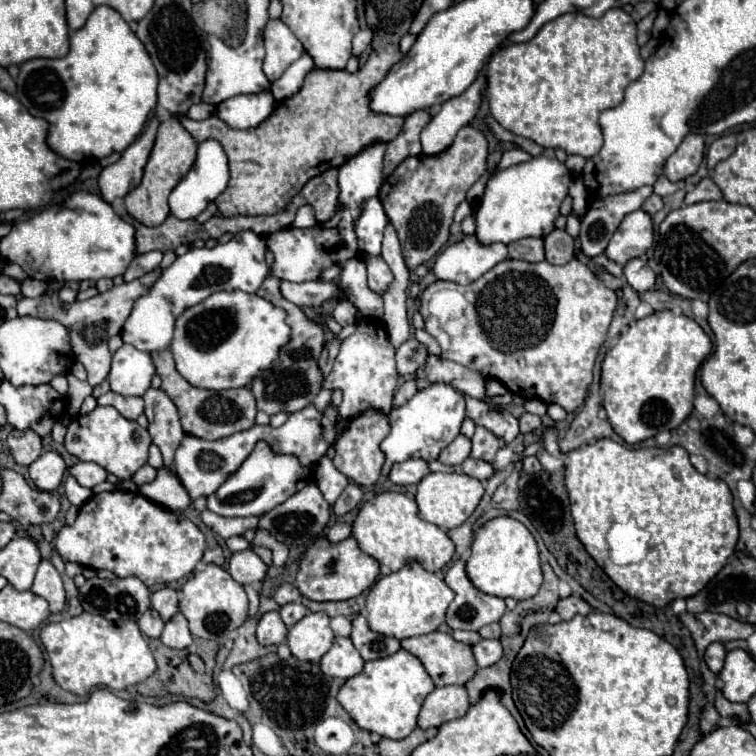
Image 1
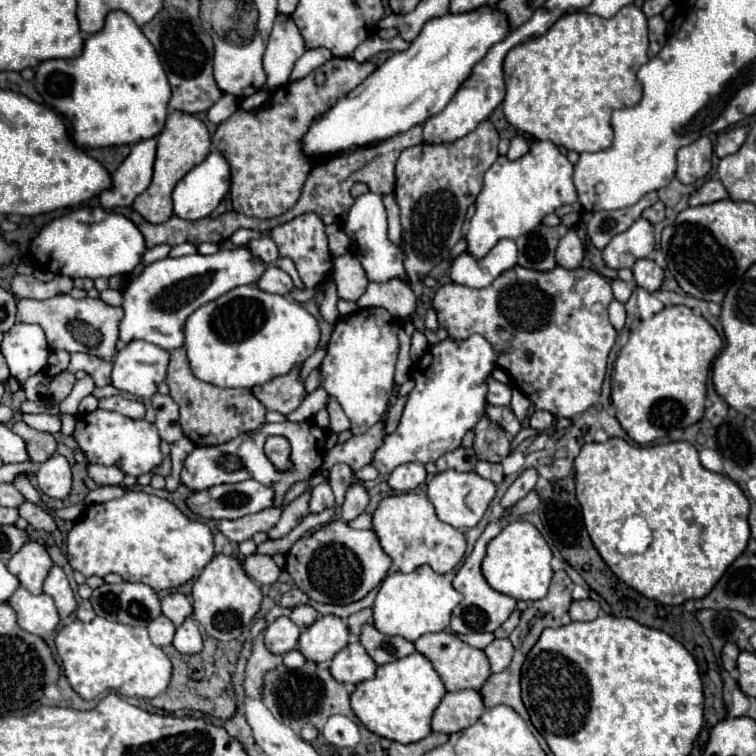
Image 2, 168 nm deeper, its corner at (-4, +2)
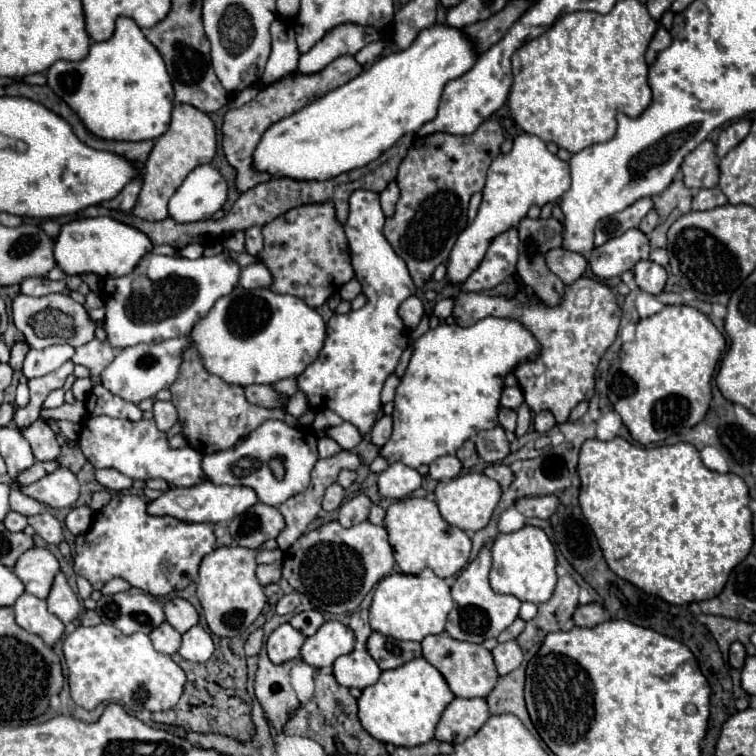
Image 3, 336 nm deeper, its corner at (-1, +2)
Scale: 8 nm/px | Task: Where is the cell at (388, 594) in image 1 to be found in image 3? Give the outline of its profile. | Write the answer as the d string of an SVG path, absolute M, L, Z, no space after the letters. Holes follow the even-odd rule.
M424 569L420 575L392 573L384 577L370 605L370 627L386 637L402 641L422 641L426 635L438 635L444 631L446 617L452 609L451 583L454 579L434 575L430 569Z

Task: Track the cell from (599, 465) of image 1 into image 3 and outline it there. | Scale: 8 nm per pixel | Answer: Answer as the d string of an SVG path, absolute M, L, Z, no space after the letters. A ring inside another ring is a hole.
M616 437L612 441L598 441L598 439L588 439L582 449L580 449L580 461L578 461L578 475L580 475L580 507L582 513L586 517L586 521L590 523L590 529L596 535L596 541L604 553L604 559L608 563L608 567L622 579L630 581L632 585L636 585L638 589L642 589L648 595L656 595L672 605L684 605L684 603L692 603L692 601L704 601L704 599L712 599L716 597L730 571L748 555L750 547L752 547L752 511L748 507L750 497L748 497L748 487L742 479L738 479L738 475L734 473L716 473L710 471L702 465L700 461L700 453L694 445L690 443L676 443L676 445L664 445L664 447L638 447L628 443L622 437Z

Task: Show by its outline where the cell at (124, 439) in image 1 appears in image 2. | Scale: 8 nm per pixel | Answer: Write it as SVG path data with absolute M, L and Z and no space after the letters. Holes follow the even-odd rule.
M97 409L89 415L81 415L75 427L75 441L79 449L85 453L89 463L117 465L125 475L133 475L133 477L149 473L151 469L159 467L163 461L163 455L159 449L161 439L159 439L157 427L145 419L135 421L115 411Z

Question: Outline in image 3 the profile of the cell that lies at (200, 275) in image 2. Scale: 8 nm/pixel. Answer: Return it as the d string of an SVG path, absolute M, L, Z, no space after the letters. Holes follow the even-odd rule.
M228 251L194 261L148 253L130 275L104 279L104 331L108 333L108 341L116 349L124 349L138 343L162 343L188 335L192 325L212 309L216 299L228 295L238 285L238 279L240 265Z

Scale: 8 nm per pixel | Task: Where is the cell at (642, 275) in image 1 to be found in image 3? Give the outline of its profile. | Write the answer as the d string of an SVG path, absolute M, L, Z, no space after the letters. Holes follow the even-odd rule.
M638 261L634 265L634 277L636 277L636 285L642 291L650 295L658 295L666 283L666 269L654 261Z

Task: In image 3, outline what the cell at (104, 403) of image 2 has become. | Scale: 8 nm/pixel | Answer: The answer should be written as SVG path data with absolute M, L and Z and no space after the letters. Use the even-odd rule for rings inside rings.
M94 385L94 389L86 399L86 409L92 415L108 415L108 417L118 417L128 421L142 419L142 411L134 403L124 401L122 397L110 393L104 385Z

